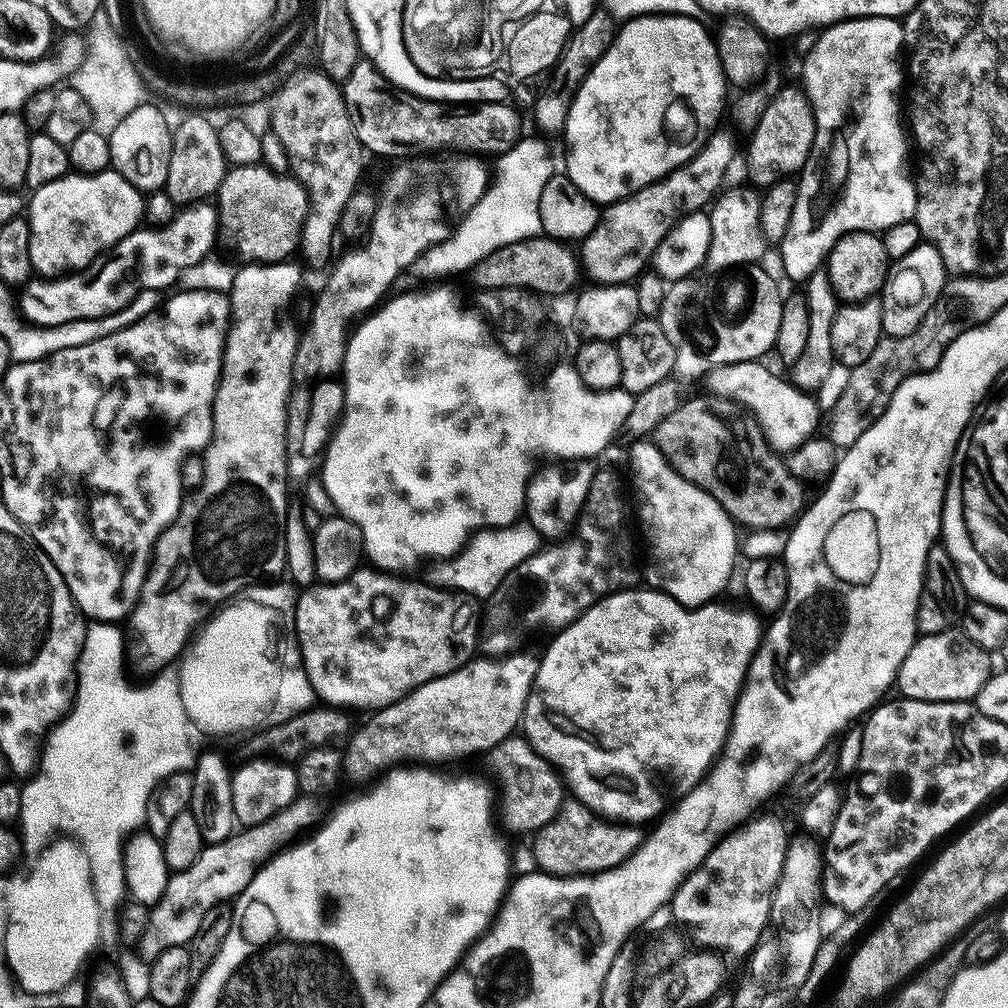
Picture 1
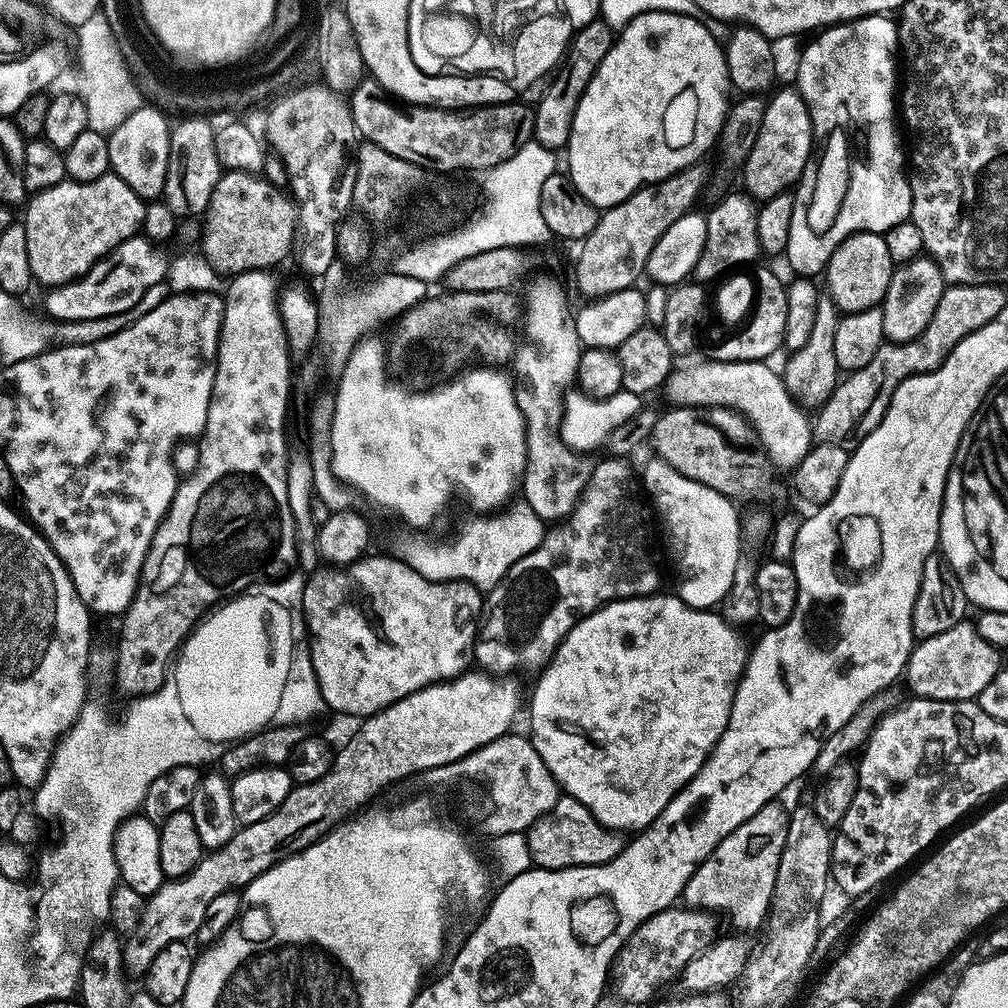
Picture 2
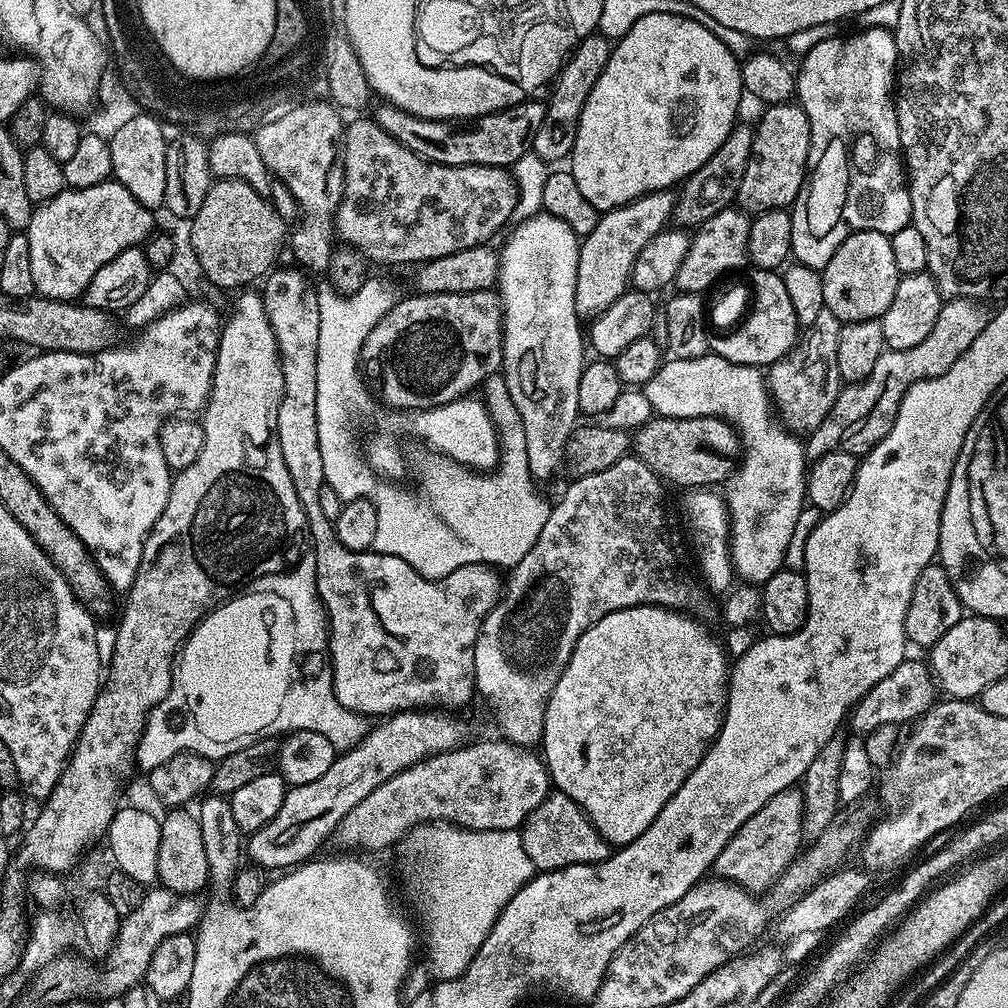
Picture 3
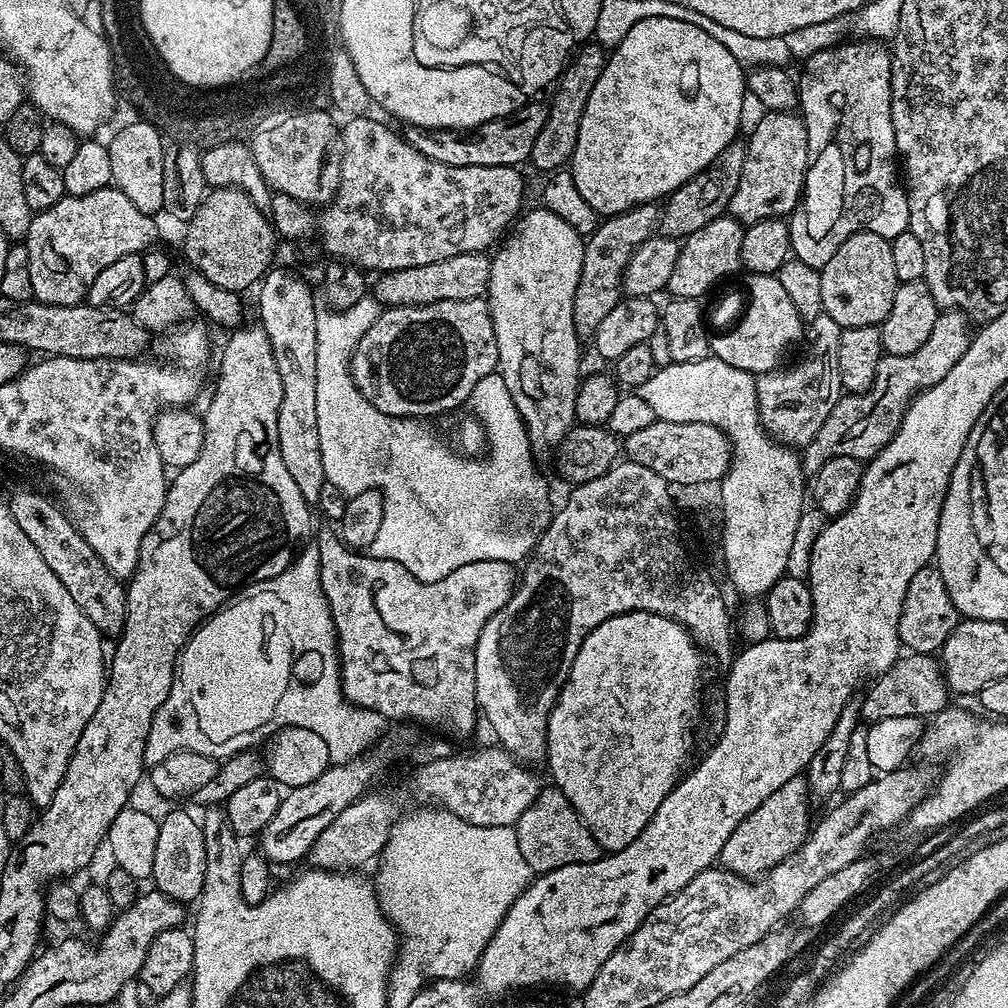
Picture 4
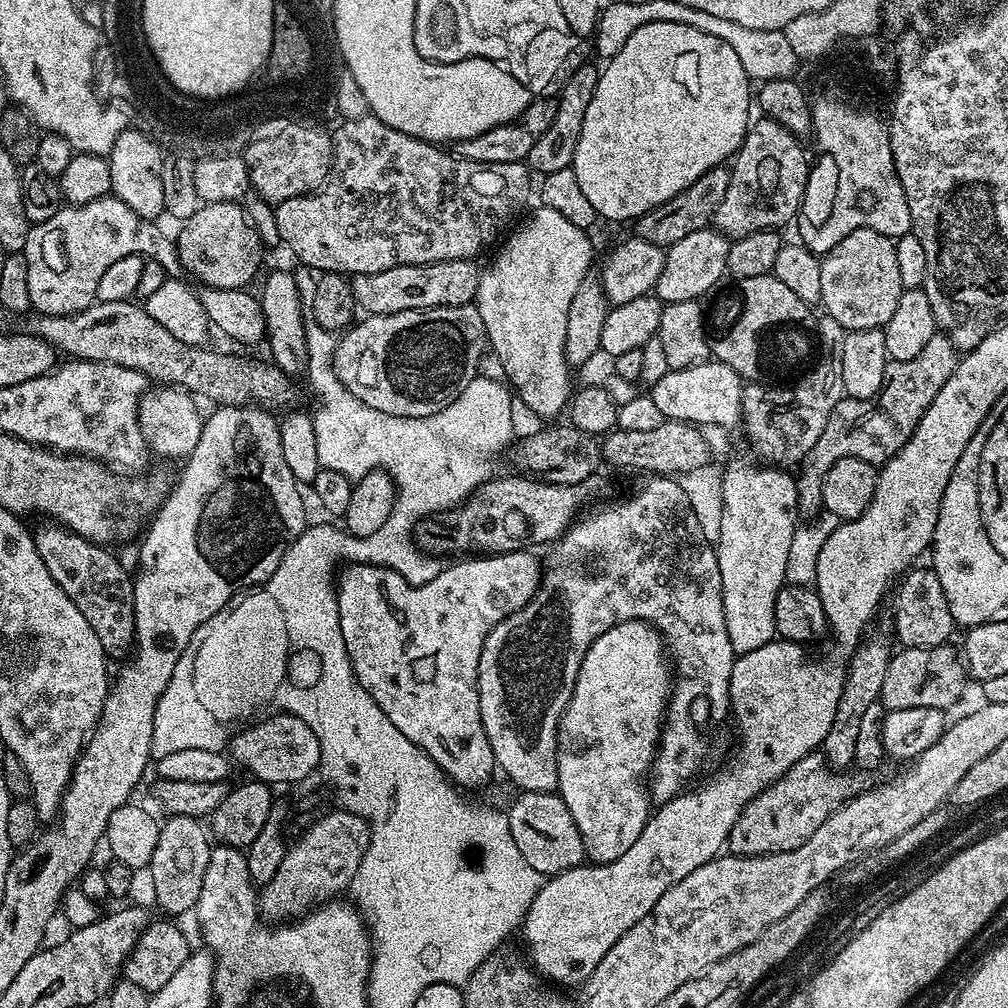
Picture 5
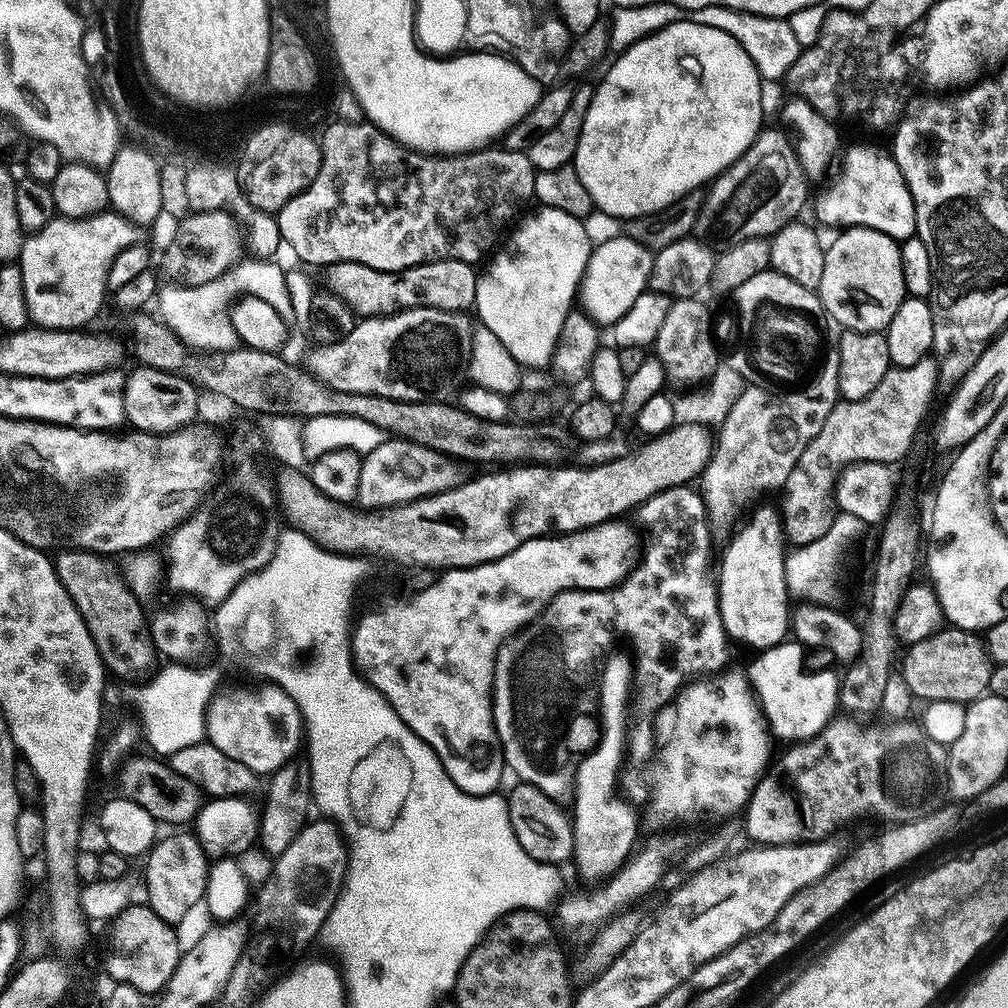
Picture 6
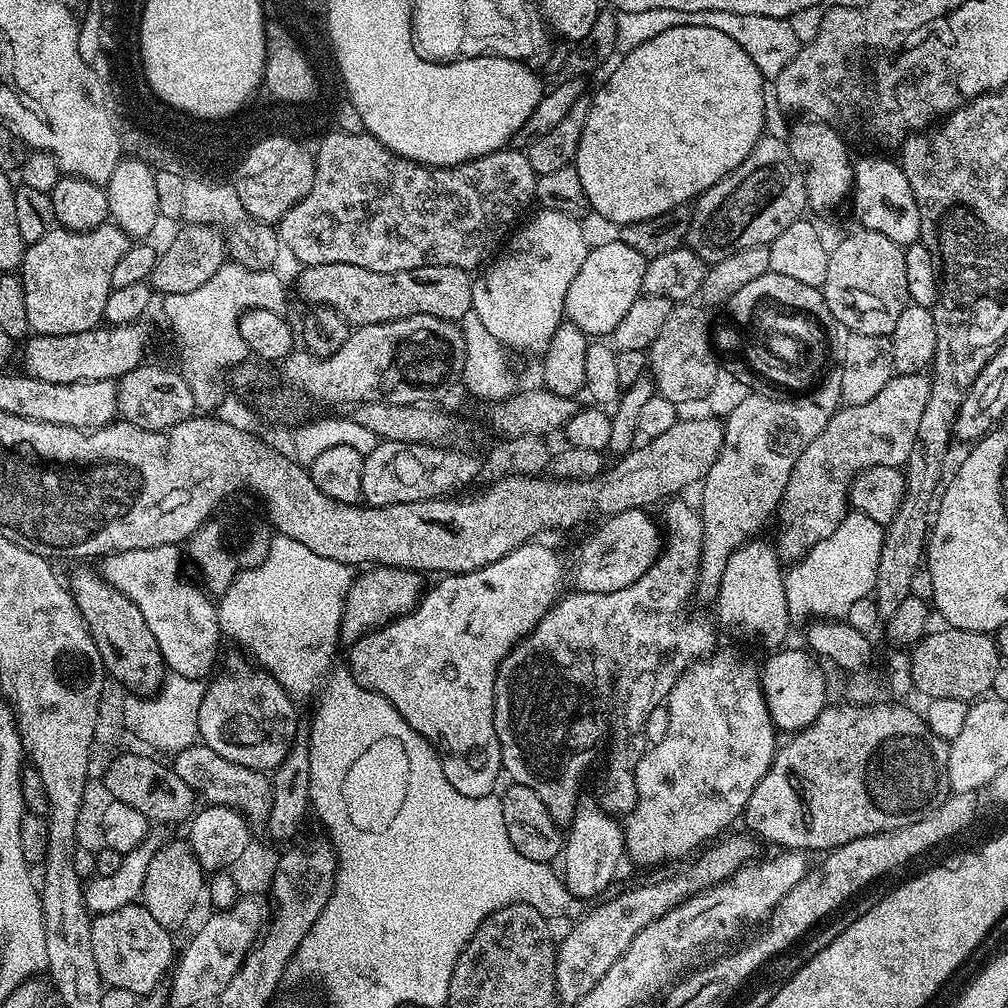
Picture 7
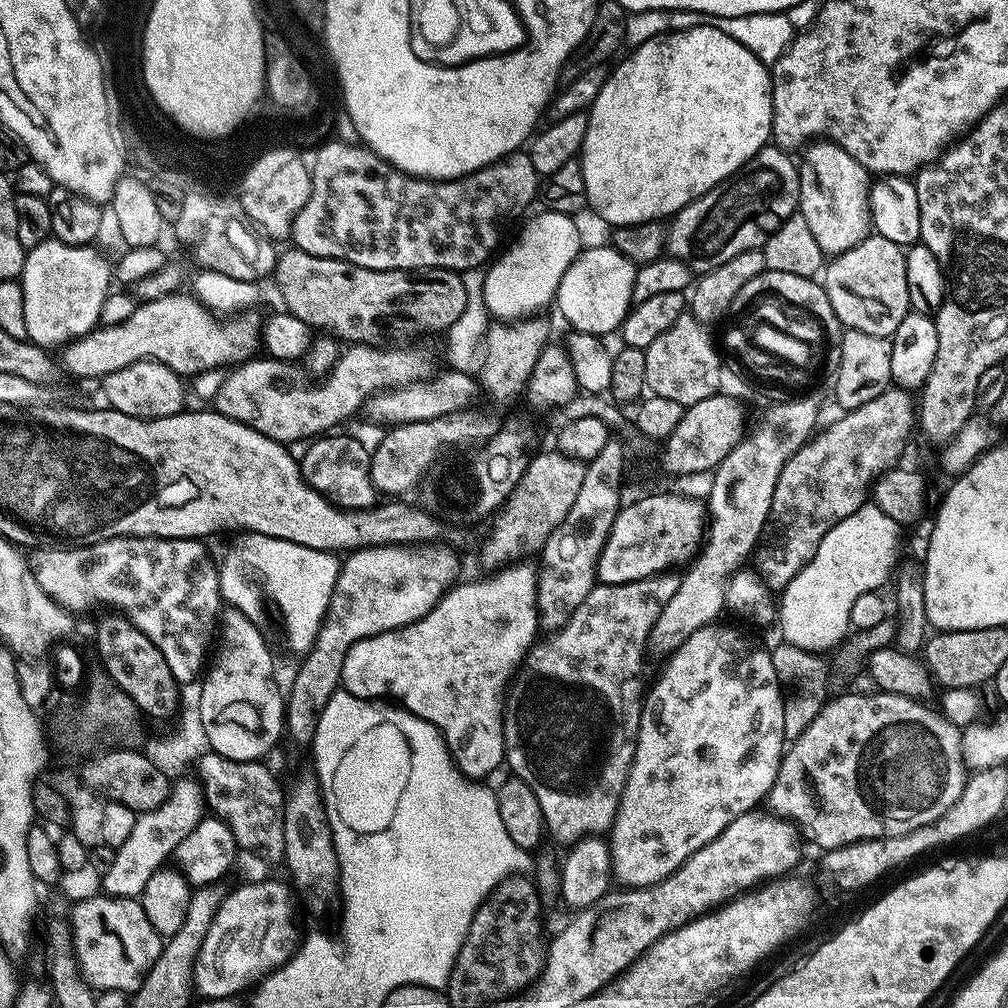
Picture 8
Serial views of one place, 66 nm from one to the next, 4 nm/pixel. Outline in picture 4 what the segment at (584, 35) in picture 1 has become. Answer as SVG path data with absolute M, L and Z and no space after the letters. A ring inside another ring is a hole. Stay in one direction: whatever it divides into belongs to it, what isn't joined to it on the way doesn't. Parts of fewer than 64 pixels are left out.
M589 42L580 53L578 52L564 65L560 79L554 85L556 93L552 96L552 104L547 105L546 126L542 126L534 142L530 164L533 164L538 171L544 172L543 174L563 169L571 161L574 146L578 142L578 126L582 126L582 114L586 110L586 102L590 102L590 93L594 91L598 78L602 78L606 59L605 49L595 42Z

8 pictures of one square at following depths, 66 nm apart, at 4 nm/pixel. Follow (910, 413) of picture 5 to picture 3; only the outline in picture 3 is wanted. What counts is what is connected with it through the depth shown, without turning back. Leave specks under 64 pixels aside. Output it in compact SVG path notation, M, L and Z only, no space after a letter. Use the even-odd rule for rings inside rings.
M965 296L948 298L941 303L938 318L926 339L910 350L888 348L878 358L874 370L857 384L844 384L841 387L830 414L822 418L822 426L807 433L804 453L809 461L822 458L831 452L849 452L860 458L869 452L890 430L898 414L898 406L911 384L917 384L930 378L938 378L958 362L962 354L974 343L974 338L986 330L994 312L985 301L971 300Z

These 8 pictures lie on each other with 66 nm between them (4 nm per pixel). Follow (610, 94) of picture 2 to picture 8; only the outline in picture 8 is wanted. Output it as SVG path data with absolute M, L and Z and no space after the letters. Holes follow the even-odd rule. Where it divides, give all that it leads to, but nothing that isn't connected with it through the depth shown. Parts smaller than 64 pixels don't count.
M698 25L681 32L667 32L665 36L654 38L650 42L642 42L642 46L631 49L629 56L615 69L609 71L602 90L598 90L598 98L594 98L592 107L587 109L588 129L584 146L580 150L579 162L582 174L586 178L586 194L590 208L602 216L611 226L663 221L681 212L690 202L694 202L702 194L706 194L718 182L730 178L760 148L772 140L772 77L769 69L742 42L734 42L730 34L722 34L714 26Z

